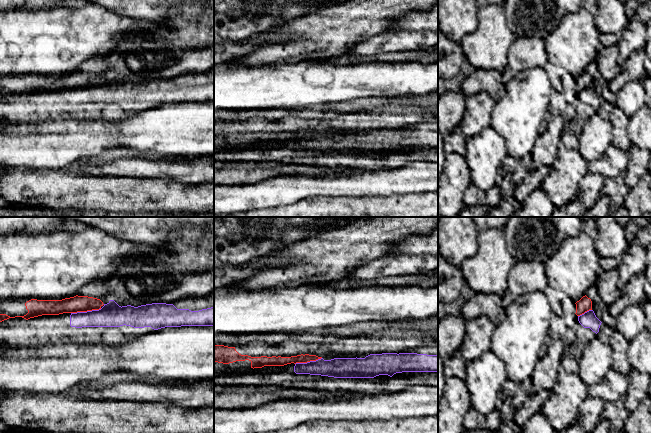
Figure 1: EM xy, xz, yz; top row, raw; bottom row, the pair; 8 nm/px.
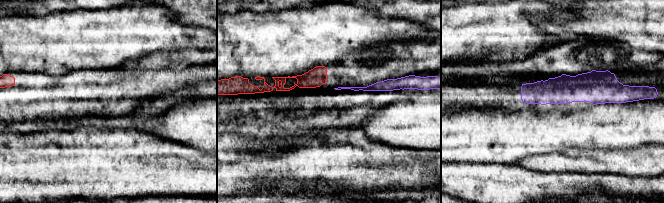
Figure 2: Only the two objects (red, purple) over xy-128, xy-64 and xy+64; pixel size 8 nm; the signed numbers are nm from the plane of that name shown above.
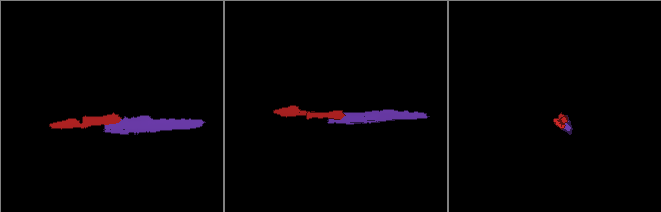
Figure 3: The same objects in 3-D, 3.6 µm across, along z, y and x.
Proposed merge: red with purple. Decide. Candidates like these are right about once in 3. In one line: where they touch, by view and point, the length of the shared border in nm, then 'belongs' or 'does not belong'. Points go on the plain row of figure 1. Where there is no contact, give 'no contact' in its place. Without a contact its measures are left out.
contact xy (86, 87); length 260 nm; does not belong

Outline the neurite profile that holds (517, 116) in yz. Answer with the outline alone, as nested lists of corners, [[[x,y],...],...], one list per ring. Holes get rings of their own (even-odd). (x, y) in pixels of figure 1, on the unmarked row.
[[[536,67],[519,72],[507,86],[506,94],[496,101],[491,115],[491,127],[507,142],[507,154],[526,162],[540,133],[540,124],[550,107],[553,87],[544,68]]]

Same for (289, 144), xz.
[[[382,129],[370,130],[365,134],[334,134],[331,136],[321,134],[307,139],[248,144],[239,148],[220,146],[214,148],[214,151],[267,148],[289,148],[334,154],[374,154],[379,151],[392,153],[402,148],[438,148],[438,131]]]

